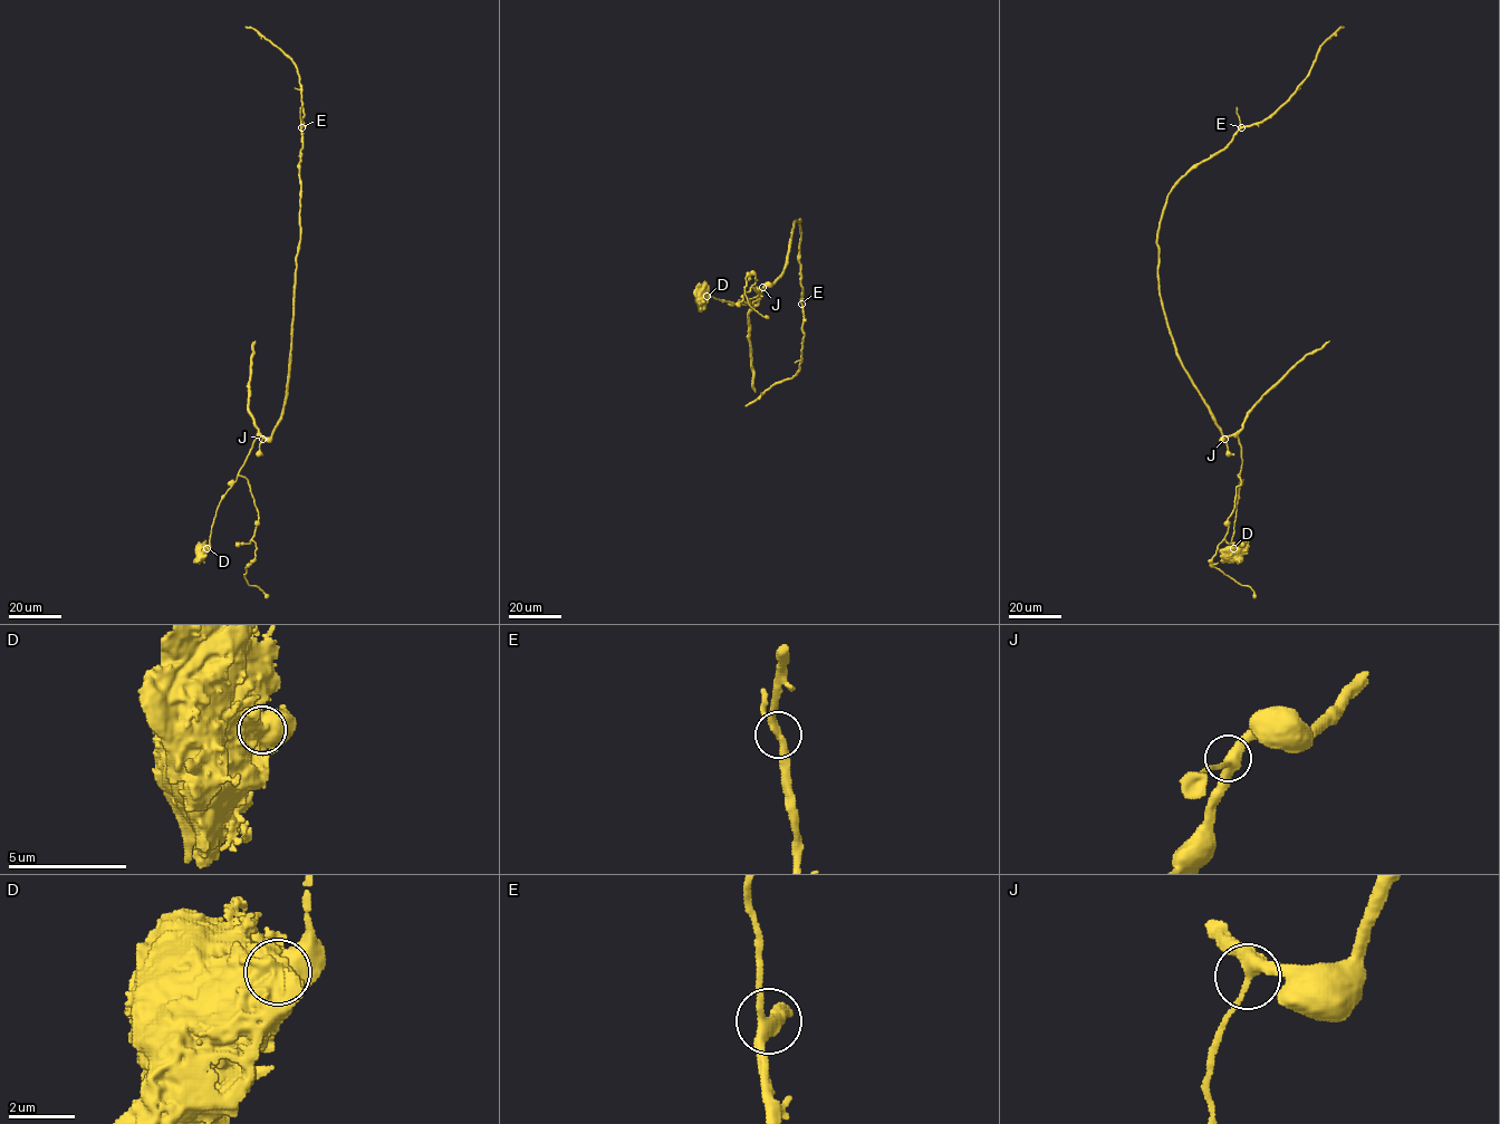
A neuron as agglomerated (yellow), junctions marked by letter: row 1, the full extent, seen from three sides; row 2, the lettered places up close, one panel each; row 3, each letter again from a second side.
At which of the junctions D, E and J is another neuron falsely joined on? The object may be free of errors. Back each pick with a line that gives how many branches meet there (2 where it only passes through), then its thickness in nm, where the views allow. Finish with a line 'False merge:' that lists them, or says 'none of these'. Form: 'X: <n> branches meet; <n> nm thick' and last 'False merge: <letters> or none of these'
D: 3 branches meet; 700 nm thick
False merge: D

